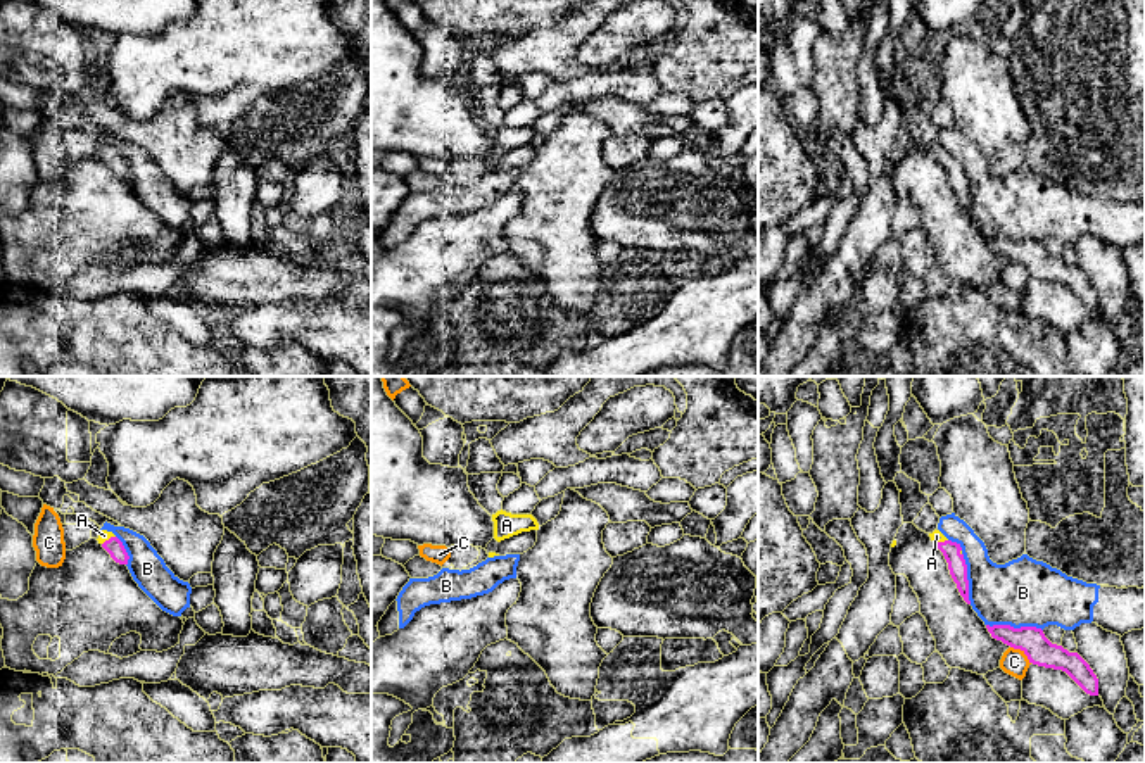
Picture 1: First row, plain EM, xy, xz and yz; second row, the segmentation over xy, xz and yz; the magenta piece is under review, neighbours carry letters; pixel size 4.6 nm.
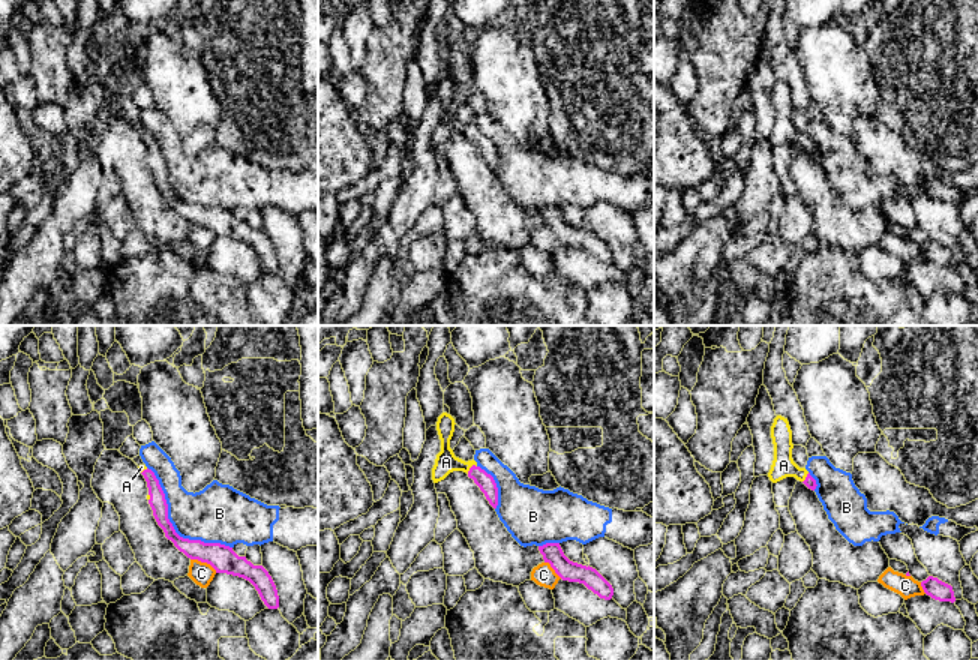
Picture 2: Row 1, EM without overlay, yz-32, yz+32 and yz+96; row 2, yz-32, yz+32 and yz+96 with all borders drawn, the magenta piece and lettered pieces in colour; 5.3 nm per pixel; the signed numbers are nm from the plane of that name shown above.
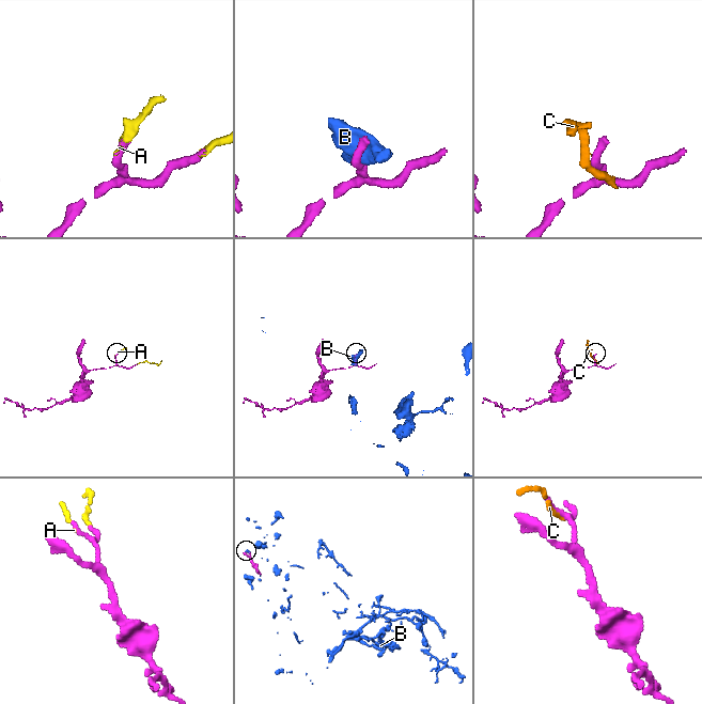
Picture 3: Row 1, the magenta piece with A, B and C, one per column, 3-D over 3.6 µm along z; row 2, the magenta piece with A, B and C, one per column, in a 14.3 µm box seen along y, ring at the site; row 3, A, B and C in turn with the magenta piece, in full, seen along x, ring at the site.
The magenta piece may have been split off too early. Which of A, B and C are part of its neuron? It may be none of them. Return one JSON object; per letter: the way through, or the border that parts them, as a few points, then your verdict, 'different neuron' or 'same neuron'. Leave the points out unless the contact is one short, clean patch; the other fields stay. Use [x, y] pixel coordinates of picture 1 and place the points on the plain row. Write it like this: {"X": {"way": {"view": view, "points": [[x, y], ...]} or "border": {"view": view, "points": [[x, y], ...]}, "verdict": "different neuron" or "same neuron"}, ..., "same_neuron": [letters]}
{"A": {"verdict": "same neuron"}, "B": {"verdict": "different neuron"}, "C": {"verdict": "different neuron"}, "same_neuron": ["A"]}

